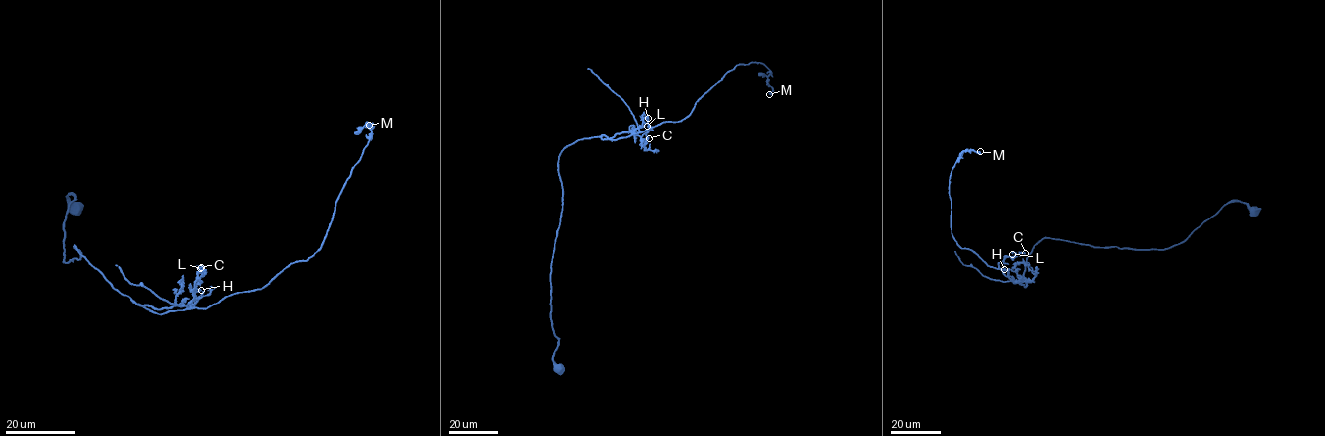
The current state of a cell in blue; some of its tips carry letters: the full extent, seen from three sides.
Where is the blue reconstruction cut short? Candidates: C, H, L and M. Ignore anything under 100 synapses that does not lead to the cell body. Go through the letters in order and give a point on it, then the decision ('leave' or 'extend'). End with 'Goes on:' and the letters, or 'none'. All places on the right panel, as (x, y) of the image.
C: place (1025, 253); leave
H: place (1004, 269); leave
L: place (1012, 254); leave
M: place (980, 151); leave
Goes on: none

